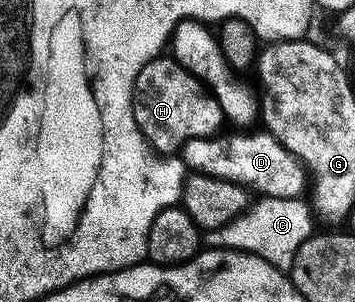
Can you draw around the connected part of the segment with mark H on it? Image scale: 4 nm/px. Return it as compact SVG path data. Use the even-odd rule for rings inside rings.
M172 55L157 56L135 78L133 113L141 133L157 150L177 150L191 138L215 136L222 131L221 107L212 91L190 74Z

